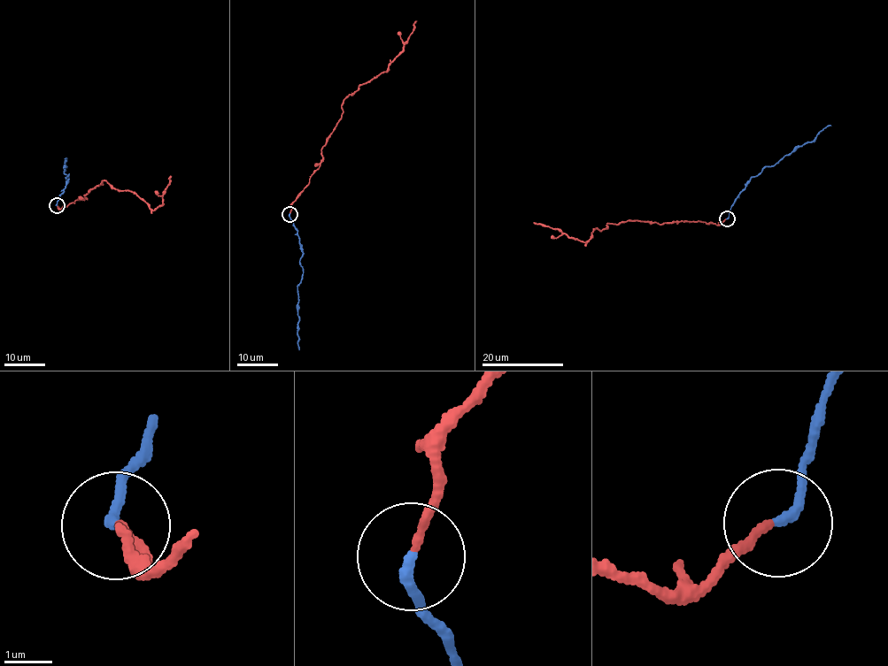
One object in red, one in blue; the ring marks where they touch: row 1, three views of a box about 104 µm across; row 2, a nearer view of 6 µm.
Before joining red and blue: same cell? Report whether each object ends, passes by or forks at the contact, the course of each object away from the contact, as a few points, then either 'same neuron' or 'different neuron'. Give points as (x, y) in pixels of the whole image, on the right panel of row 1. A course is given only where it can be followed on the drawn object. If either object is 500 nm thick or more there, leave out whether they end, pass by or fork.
red ends there; blue ends there; red runs (726, 218), (715, 225), (686, 220), (610, 223), (600, 231), (593, 230), (591, 239), (584, 242), (534, 222); blue runs (726, 218), (732, 204), (752, 177), (810, 141), (830, 125); different neuron

